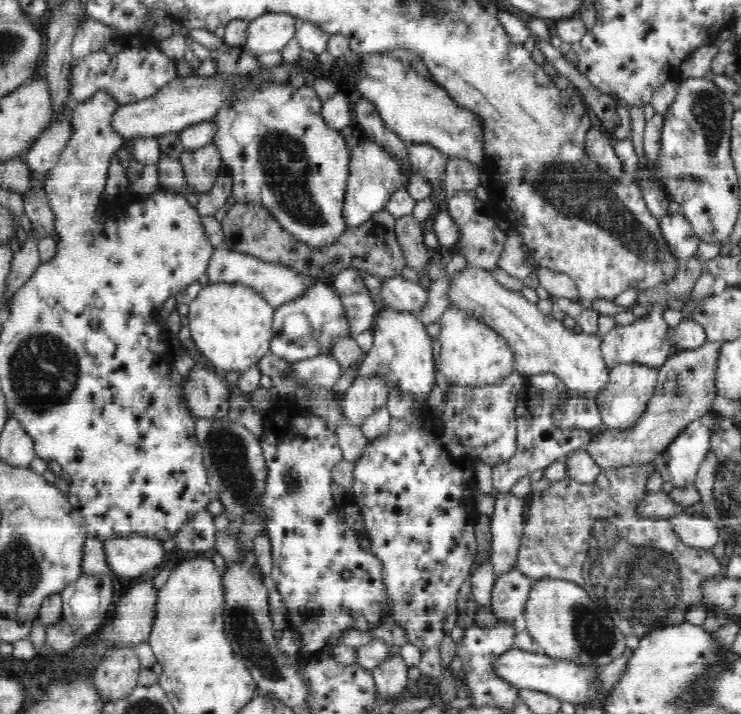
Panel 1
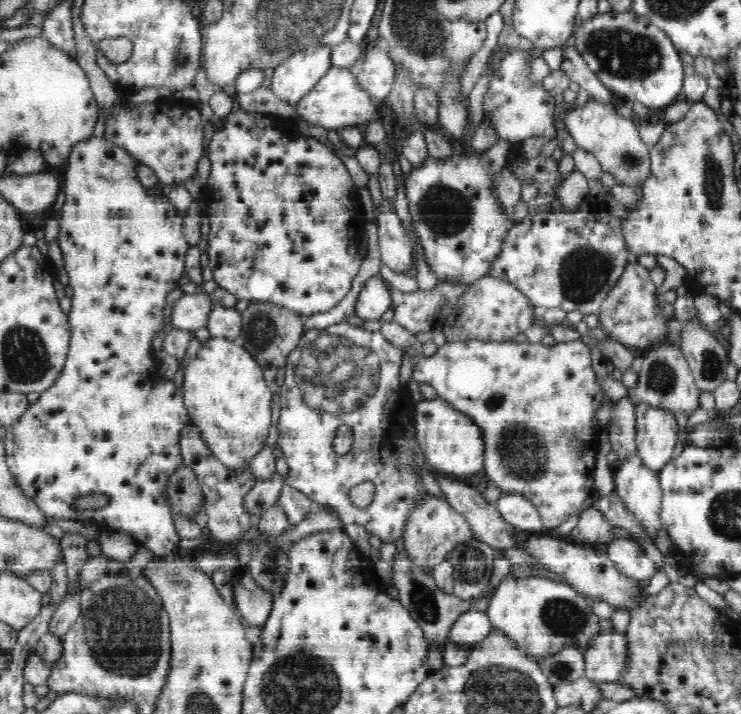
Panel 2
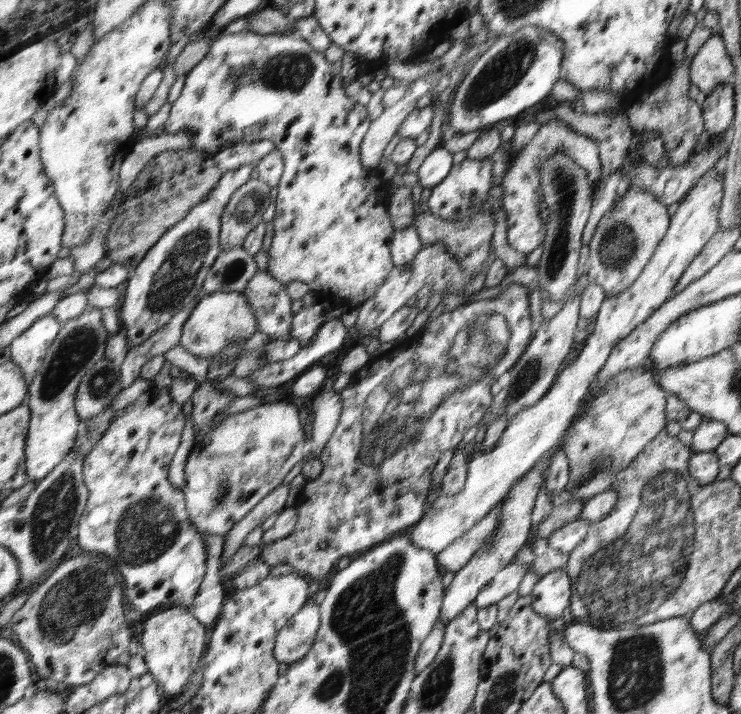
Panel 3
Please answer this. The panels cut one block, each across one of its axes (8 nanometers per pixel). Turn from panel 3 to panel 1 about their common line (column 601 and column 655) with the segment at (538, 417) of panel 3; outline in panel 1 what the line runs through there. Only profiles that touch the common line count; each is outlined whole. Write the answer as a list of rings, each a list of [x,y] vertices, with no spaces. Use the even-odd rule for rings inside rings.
[[[650,307],[648,317],[638,319],[634,318],[634,322],[628,325],[617,325],[611,321],[611,327],[605,336],[602,336],[601,355],[603,362],[606,363],[608,369],[618,367],[618,364],[645,364],[649,368],[662,367],[662,364],[669,360],[674,354],[672,343],[669,342],[667,334],[670,327],[664,321],[664,307]]]

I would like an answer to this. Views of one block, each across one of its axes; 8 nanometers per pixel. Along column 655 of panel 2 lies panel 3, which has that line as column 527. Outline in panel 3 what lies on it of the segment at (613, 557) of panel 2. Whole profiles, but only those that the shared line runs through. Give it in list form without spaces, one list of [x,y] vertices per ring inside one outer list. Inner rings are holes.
[[[524,562],[508,564],[496,573],[496,576],[480,590],[480,594],[476,596],[474,605],[481,608],[486,608],[490,605],[495,605],[505,596],[518,591],[518,586],[522,582],[522,578],[528,574],[530,567]]]

